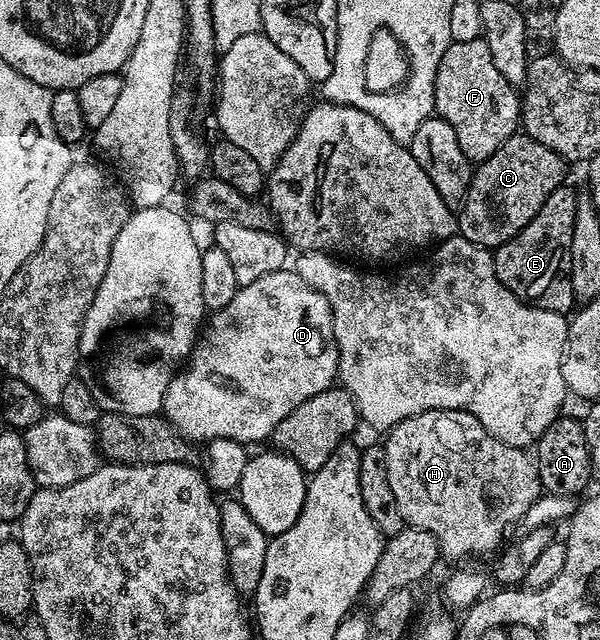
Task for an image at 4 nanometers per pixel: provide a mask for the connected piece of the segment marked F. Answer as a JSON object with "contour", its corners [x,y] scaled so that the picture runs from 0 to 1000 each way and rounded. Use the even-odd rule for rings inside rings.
{"contour":[[[803,61],[782,64],[755,64],[743,73],[737,86],[737,98],[730,98],[727,128],[723,130],[725,175],[750,198],[757,198],[757,211],[763,211],[763,225],[768,227],[777,248],[798,255],[817,248],[843,217],[858,214],[867,195],[867,156],[852,141],[843,123],[837,123],[837,111],[823,105],[823,86],[817,86],[817,73]]]}

